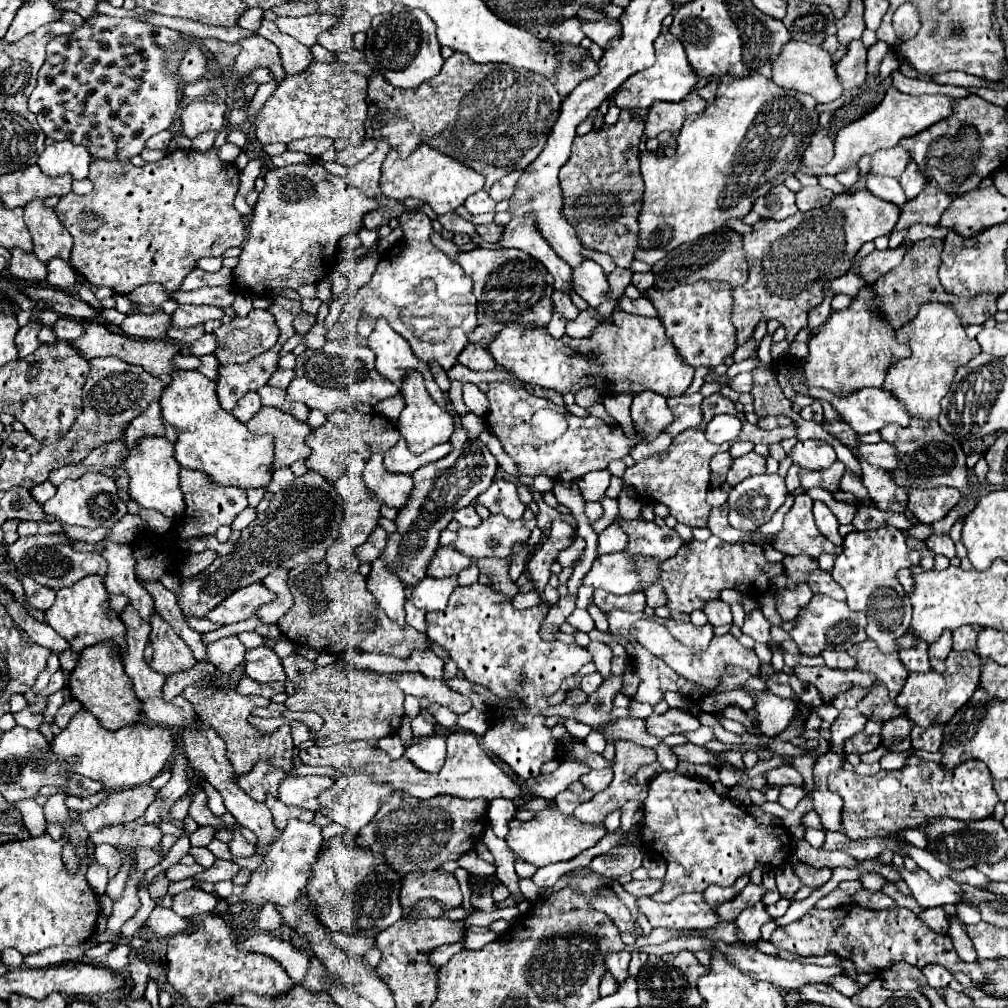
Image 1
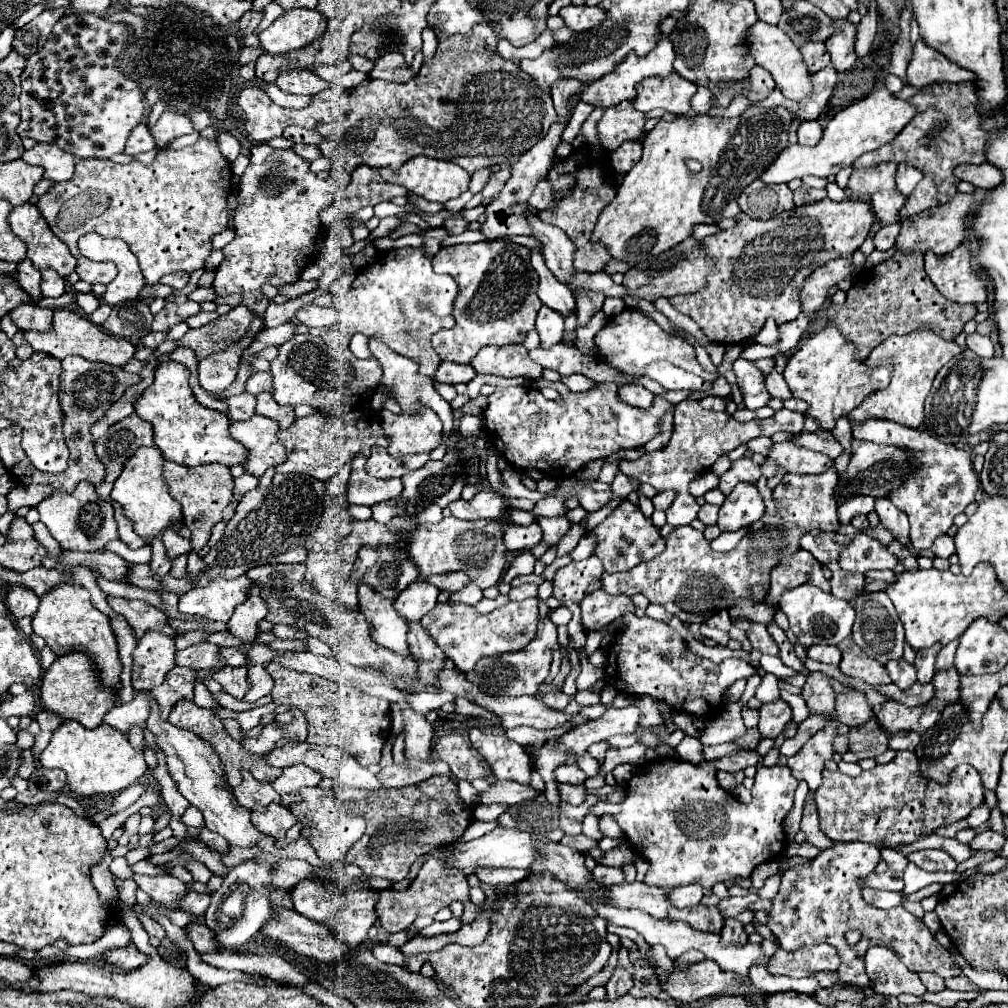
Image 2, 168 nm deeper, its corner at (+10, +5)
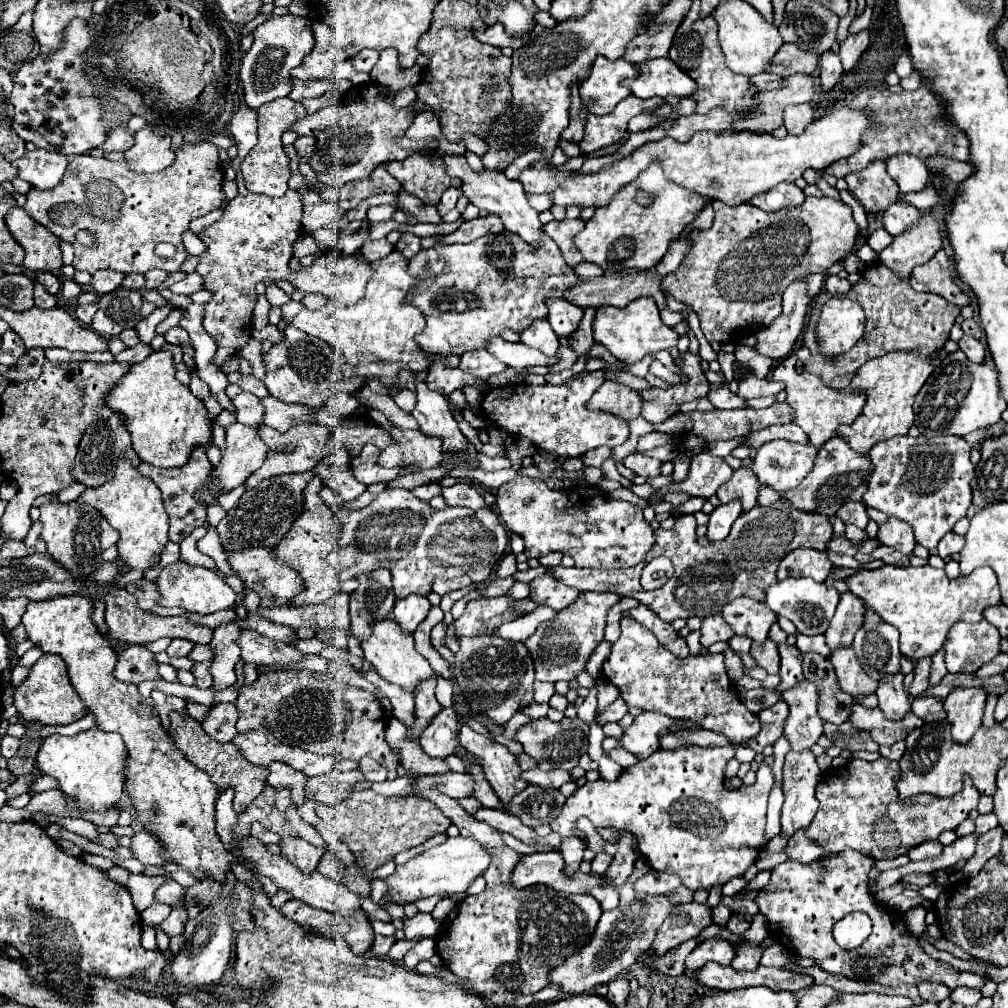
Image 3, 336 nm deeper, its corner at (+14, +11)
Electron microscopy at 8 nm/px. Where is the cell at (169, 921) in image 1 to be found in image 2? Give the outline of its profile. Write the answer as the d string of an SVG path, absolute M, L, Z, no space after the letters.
M178 909L178 911L170 911L170 913L168 913L168 919L170 919L176 927L186 929L188 923L194 921L194 915L192 915L190 911L182 911L182 909Z

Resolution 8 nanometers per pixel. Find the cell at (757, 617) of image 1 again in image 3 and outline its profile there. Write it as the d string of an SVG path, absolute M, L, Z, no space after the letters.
M772 639L766 641L766 645L752 645L750 655L754 657L756 665L762 667L766 673L776 675L780 669L780 655L778 655L778 647Z

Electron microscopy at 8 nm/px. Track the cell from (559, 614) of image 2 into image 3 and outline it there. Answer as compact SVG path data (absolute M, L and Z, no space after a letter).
M536 607L532 613L520 617L520 619L514 619L510 623L504 623L498 627L498 635L504 637L504 639L514 639L514 641L524 641L526 637L532 635L532 631L542 623L542 621L548 621L556 615L556 611L552 609L544 609L544 607Z

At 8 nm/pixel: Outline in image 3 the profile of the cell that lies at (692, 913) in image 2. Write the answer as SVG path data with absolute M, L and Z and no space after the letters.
M630 883L620 889L620 903L616 909L602 913L590 943L576 949L564 959L562 965L548 973L548 983L558 985L564 993L586 993L598 985L606 985L616 979L624 969L628 969L640 953L650 949L658 927L670 915L672 903L664 895L638 895Z

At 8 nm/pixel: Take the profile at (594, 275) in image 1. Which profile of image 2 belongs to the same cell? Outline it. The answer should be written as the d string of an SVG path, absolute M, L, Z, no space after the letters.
M530 209L530 225L534 227L534 235L538 241L542 241L544 259L548 269L556 275L556 279L564 285L572 283L578 275L578 269L574 267L574 255L576 245L568 239L564 231L560 231L554 225L546 225L536 217L536 209Z

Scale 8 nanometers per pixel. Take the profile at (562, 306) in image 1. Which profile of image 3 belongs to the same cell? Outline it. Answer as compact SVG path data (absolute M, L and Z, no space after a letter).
M534 321L530 327L526 327L520 333L518 343L524 343L528 347L534 347L540 353L544 353L546 357L554 357L556 351L558 351L558 347L560 347L558 337L550 329L550 323L548 321Z

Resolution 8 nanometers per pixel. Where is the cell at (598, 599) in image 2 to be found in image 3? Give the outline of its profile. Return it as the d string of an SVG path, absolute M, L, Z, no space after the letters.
M580 593L578 599L560 613L556 613L554 619L540 623L536 633L524 641L534 661L536 679L548 683L574 681L586 669L592 651L602 643L606 613L614 603L618 603L618 599L620 597L614 597L614 593Z

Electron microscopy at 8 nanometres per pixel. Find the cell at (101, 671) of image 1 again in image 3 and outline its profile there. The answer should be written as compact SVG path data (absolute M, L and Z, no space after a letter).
M42 655L30 669L28 677L14 691L14 707L24 723L44 723L44 725L68 725L84 717L86 707L82 699L74 693L72 685L66 683L66 665L58 655Z

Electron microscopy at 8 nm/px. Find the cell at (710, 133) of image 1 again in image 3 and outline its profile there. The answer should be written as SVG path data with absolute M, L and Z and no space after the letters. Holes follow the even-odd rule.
M650 165L634 185L622 189L614 201L606 207L600 207L586 227L574 237L574 245L582 253L584 261L598 265L604 271L620 271L620 269L652 269L656 267L662 257L668 253L668 247L674 239L682 235L682 231L694 221L694 217L708 205L708 199L690 193L688 189L668 181L662 173L662 167ZM638 189L648 191L654 195L654 203L650 207L642 207L634 203L634 195Z

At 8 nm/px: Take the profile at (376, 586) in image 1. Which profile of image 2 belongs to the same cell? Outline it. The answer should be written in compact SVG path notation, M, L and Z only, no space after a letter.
M362 583L358 587L358 605L370 623L370 633L374 641L400 655L408 655L408 627L406 621L398 615L398 611L394 611L392 601L380 595L374 587Z

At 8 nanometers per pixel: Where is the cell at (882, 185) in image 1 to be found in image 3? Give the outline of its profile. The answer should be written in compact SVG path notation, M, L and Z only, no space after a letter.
M896 201L884 211L884 229L892 235L898 237L902 235L910 225L916 225L920 221L920 211L904 201Z

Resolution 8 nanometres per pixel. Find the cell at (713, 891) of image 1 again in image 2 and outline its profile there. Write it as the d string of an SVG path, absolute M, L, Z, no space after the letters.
M698 883L670 889L670 899L674 899L674 907L678 907L678 909L694 907L702 901L702 897L704 897L704 889Z

